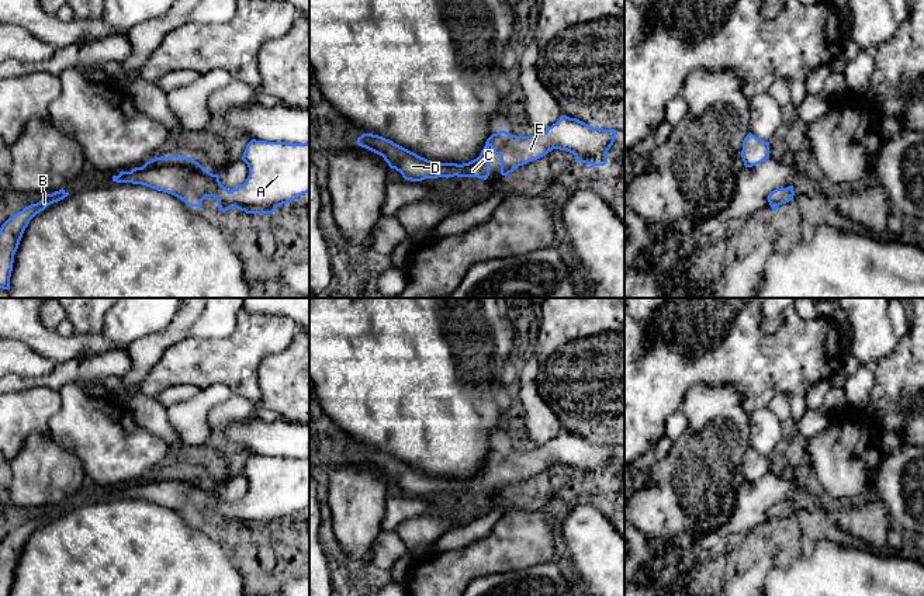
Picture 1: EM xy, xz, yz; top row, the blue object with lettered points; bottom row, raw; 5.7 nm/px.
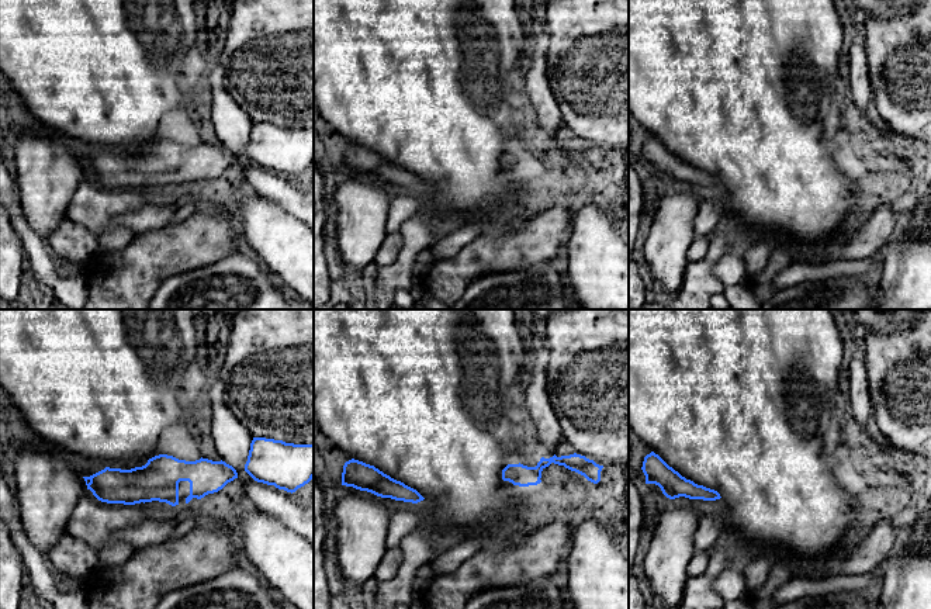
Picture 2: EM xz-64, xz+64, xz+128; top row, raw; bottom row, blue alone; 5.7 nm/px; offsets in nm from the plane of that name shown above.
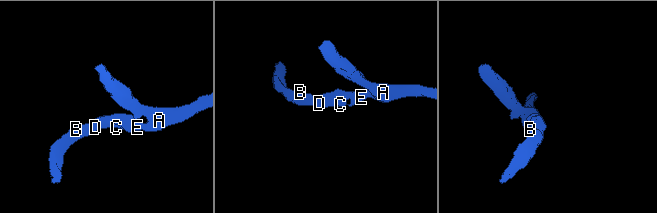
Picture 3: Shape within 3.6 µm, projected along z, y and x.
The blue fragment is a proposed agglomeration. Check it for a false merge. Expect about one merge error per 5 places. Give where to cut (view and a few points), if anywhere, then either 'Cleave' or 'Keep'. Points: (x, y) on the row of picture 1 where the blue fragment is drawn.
No split. Keep

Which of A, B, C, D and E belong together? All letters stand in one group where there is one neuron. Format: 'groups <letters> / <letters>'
groups A B C D E

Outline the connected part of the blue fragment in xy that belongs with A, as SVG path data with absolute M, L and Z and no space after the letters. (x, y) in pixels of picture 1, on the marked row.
M252 139L242 160L249 167L246 183L229 191L218 174L184 156L155 157L142 167L120 171L113 181L142 184L200 207L205 197L218 201L219 211L232 207L246 214L273 214L277 207L309 193L309 143Z

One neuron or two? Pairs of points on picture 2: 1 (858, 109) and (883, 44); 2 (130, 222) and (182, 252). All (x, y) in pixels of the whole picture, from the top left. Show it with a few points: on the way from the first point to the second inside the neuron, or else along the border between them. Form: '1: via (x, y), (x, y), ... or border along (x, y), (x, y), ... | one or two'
1: border along (865, 51), (867, 79), (872, 99) | two
2: border along (162, 228), (142, 231), (137, 235) | two

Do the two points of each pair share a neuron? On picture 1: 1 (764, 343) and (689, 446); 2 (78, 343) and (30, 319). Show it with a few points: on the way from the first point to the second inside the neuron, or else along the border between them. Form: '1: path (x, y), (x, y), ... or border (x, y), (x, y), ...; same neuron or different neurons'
1: border (701, 385), (734, 385), (741, 394); different neurons
2: path (65, 343), (52, 343), (41, 332); same neuron

